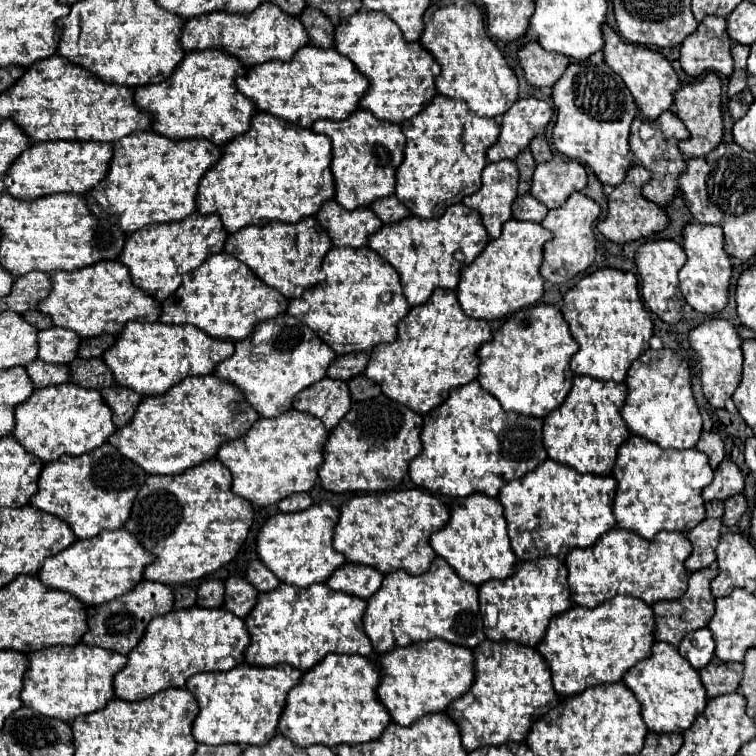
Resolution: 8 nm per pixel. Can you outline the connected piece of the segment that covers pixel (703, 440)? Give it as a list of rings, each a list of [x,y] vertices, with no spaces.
[[[704,431],[704,433],[700,435],[700,439],[698,439],[698,443],[696,443],[696,449],[702,451],[702,453],[706,453],[706,455],[710,457],[710,467],[712,467],[712,469],[716,469],[716,467],[720,465],[720,461],[724,459],[724,443],[722,443],[722,439],[720,439],[716,433],[712,433],[712,431]]]

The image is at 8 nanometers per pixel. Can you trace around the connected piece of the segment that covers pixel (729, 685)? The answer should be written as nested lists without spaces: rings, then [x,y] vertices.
[[[714,657],[710,665],[706,665],[700,671],[700,677],[706,687],[708,699],[714,699],[718,695],[732,693],[738,689],[738,683],[742,677],[742,663],[728,663]]]

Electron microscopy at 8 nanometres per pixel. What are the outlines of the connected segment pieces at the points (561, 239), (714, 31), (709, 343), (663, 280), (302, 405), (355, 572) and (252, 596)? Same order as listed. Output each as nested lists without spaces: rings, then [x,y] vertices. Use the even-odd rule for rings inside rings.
[[[572,193],[564,205],[548,211],[542,227],[552,233],[552,239],[544,245],[544,261],[540,265],[540,273],[548,283],[566,283],[592,265],[596,255],[596,239],[592,227],[598,215],[600,207],[580,193]]]
[[[706,17],[680,47],[680,65],[690,77],[698,77],[706,71],[720,75],[732,75],[732,41],[726,33],[726,19]]]
[[[708,319],[694,327],[688,333],[688,343],[692,351],[698,355],[700,363],[700,383],[704,397],[712,407],[724,407],[724,401],[732,397],[734,389],[740,383],[740,371],[742,371],[742,351],[740,351],[740,335],[736,327],[724,319]]]
[[[654,239],[654,241],[646,241],[638,247],[636,251],[636,269],[638,275],[642,279],[642,297],[646,307],[656,313],[664,323],[676,323],[682,319],[682,309],[686,305],[684,297],[680,295],[678,289],[678,271],[682,267],[682,263],[686,261],[686,253],[684,249],[670,239]]]
[[[324,377],[318,383],[300,391],[294,397],[292,407],[318,417],[324,423],[324,427],[332,431],[350,409],[348,383]]]
[[[344,563],[330,575],[326,585],[330,585],[330,589],[334,591],[342,591],[342,593],[356,595],[360,599],[368,599],[372,593],[378,591],[382,579],[384,575],[376,571],[374,567]]]
[[[230,577],[224,581],[226,593],[224,593],[224,609],[234,613],[236,617],[246,617],[258,597],[258,591],[244,579],[244,577]]]

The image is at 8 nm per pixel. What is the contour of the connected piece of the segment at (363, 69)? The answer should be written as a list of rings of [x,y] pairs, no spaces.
[[[360,9],[352,17],[344,19],[336,25],[334,49],[346,55],[356,69],[368,77],[370,85],[360,99],[360,107],[368,109],[382,121],[402,123],[420,113],[436,95],[434,79],[440,75],[440,65],[420,43],[408,43],[398,25],[384,13]]]

